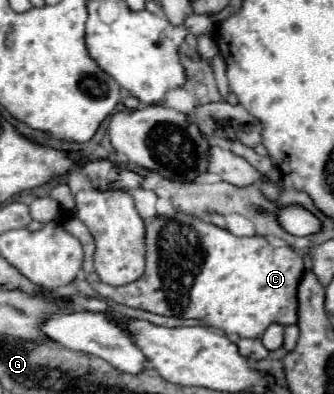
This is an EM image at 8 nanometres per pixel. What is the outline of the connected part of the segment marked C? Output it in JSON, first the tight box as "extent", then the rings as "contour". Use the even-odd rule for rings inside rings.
{"extent":[51,185,305,339],"contour":[[[57,185],[51,191],[51,197],[59,201],[63,211],[67,213],[63,227],[73,233],[85,249],[83,271],[99,297],[157,315],[199,319],[209,327],[217,327],[225,333],[251,339],[261,337],[273,323],[297,323],[297,287],[305,273],[305,267],[303,259],[297,255],[299,251],[289,247],[283,239],[273,237],[271,241],[256,233],[233,235],[227,229],[205,223],[187,213],[179,213],[173,219],[153,219],[145,227],[147,267],[143,277],[129,285],[113,287],[99,281],[93,269],[95,245],[89,229],[79,219],[69,215],[71,211],[75,211],[69,187]]]}

